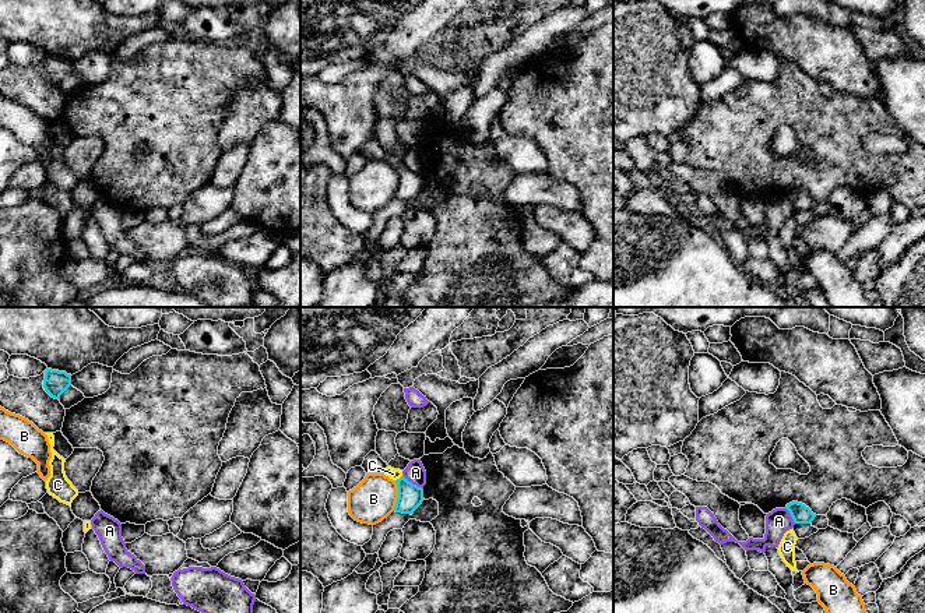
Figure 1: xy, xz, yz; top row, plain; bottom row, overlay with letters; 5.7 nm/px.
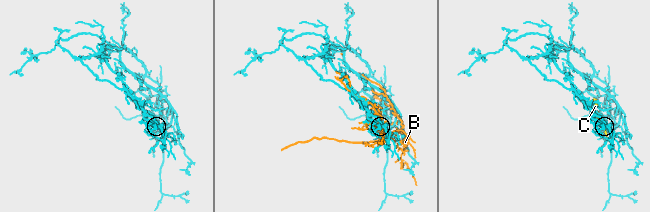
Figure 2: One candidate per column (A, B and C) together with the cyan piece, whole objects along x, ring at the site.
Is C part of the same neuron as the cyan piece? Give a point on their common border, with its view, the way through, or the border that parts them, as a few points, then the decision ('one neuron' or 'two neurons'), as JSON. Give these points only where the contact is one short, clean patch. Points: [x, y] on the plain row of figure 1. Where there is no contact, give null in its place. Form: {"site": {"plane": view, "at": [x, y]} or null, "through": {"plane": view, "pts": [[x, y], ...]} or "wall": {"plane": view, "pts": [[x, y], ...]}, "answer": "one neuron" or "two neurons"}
{"site": {"plane": "xz", "at": [400, 165]}, "answer": "two neurons"}

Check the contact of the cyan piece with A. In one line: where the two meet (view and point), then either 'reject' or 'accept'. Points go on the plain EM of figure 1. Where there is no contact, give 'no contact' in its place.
meets cyan in xz at (411, 171); reject

